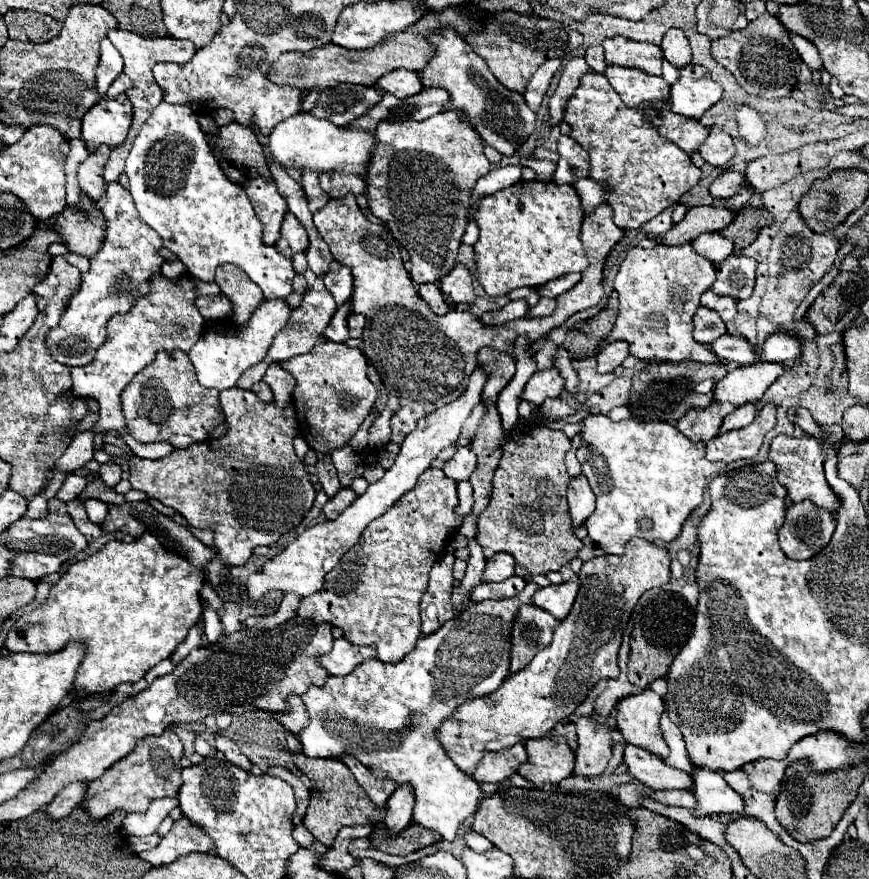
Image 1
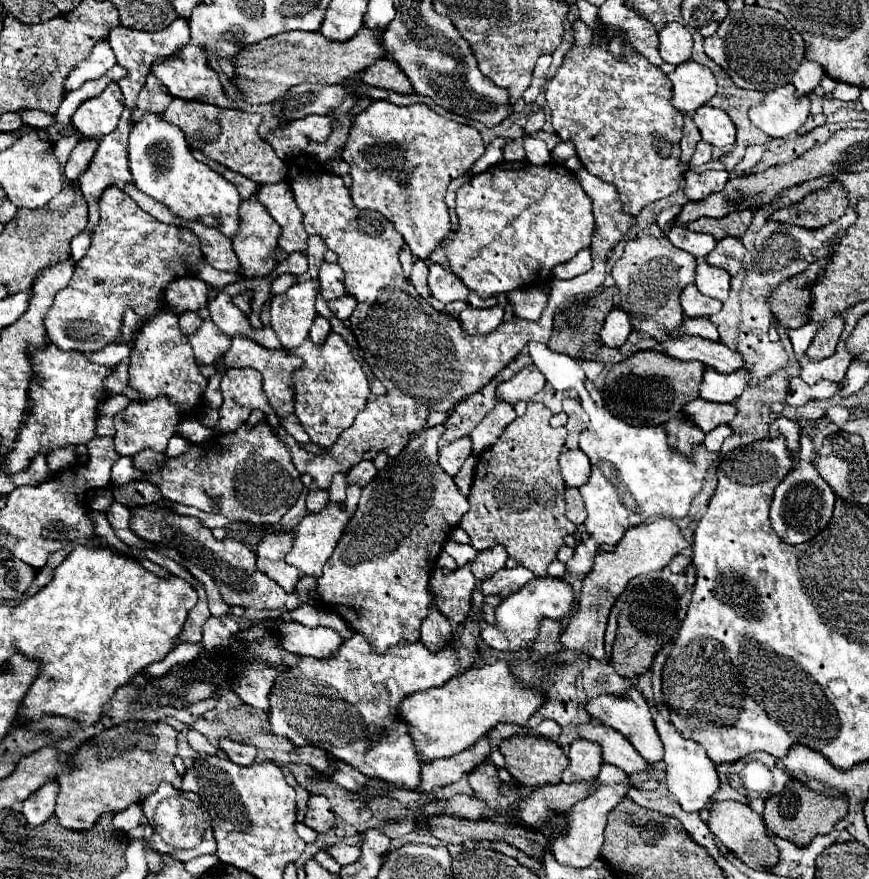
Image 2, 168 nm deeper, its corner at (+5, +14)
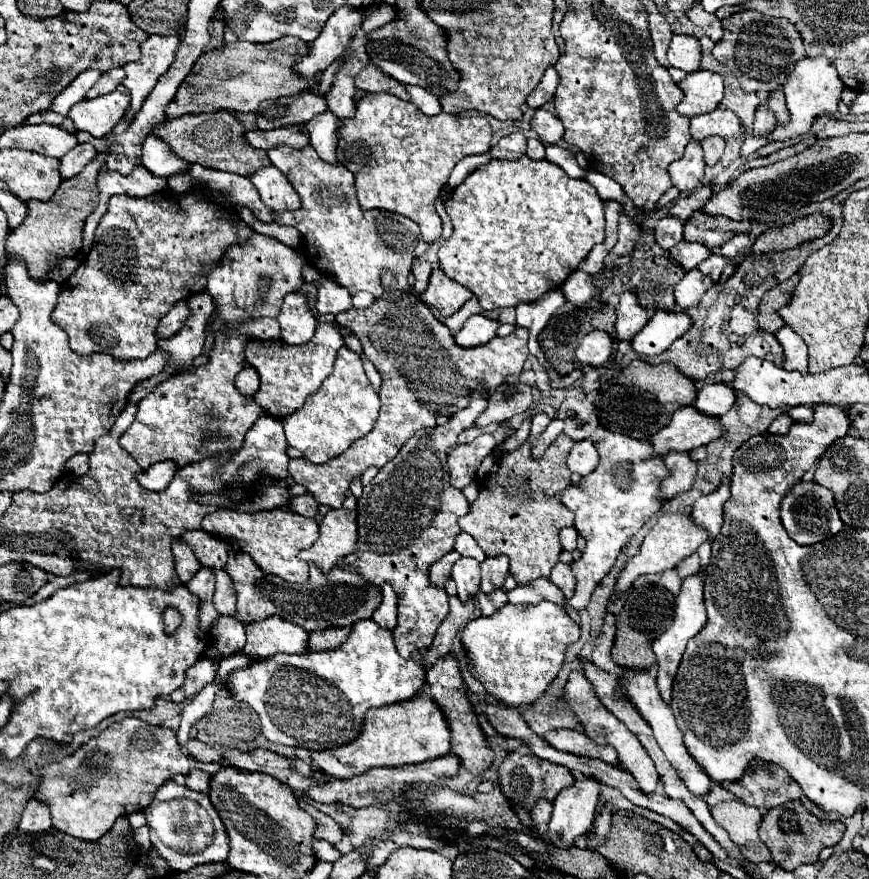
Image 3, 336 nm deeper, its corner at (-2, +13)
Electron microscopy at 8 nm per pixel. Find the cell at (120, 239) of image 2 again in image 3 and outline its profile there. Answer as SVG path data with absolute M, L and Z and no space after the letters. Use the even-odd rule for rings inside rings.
M164 191L162 195L150 195L134 199L128 195L110 197L108 211L98 225L94 247L84 257L82 265L66 283L58 295L58 305L52 311L52 321L62 327L70 339L70 347L76 353L108 353L116 359L142 359L156 351L156 327L170 307L198 293L206 287L210 271L218 265L224 249L244 241L252 235L252 229L240 221L226 221L218 215L216 205L202 195L180 195Z

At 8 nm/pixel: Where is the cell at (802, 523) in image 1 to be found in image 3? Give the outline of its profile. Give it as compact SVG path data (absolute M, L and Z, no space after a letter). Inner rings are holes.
M798 481L792 491L782 499L780 503L780 517L784 523L784 529L798 545L812 545L818 541L824 541L828 535L836 535L844 523L836 509L836 499L832 489L818 485L816 481Z

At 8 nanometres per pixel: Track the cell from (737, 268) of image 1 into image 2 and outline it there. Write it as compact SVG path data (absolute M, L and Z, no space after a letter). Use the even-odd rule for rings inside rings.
M727 236L717 242L715 250L705 260L711 266L725 268L731 276L735 276L743 268L743 256L745 256L745 246L741 244L741 240Z

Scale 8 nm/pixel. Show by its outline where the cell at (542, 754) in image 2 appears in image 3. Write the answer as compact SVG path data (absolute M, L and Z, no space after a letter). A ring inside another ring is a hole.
M526 745L516 749L516 751L510 751L506 755L506 759L502 761L500 769L498 769L498 783L500 783L500 789L502 793L508 797L512 809L518 813L518 817L524 821L524 825L530 829L532 823L528 821L528 811L530 807L534 805L534 801L538 797L546 797L550 801L554 801L554 797L564 789L564 787L570 787L574 783L574 777L570 773L568 767L564 765L556 765L556 763L550 763L546 759L540 759L536 757Z

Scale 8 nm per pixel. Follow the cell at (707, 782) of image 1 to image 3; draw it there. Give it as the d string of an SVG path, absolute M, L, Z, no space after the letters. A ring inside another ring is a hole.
M640 671L636 673L630 681L620 681L620 691L630 699L630 703L636 705L636 709L642 713L642 717L650 723L652 731L654 731L654 737L660 745L660 749L664 751L666 759L670 761L670 765L678 771L680 779L684 781L684 785L688 787L688 791L694 795L694 797L706 797L710 787L712 787L712 779L710 775L702 769L702 765L688 753L684 741L682 741L682 733L676 725L676 719L672 715L672 709L662 701L660 693L658 693L658 687L656 687L656 681L654 677L648 673L648 671Z

